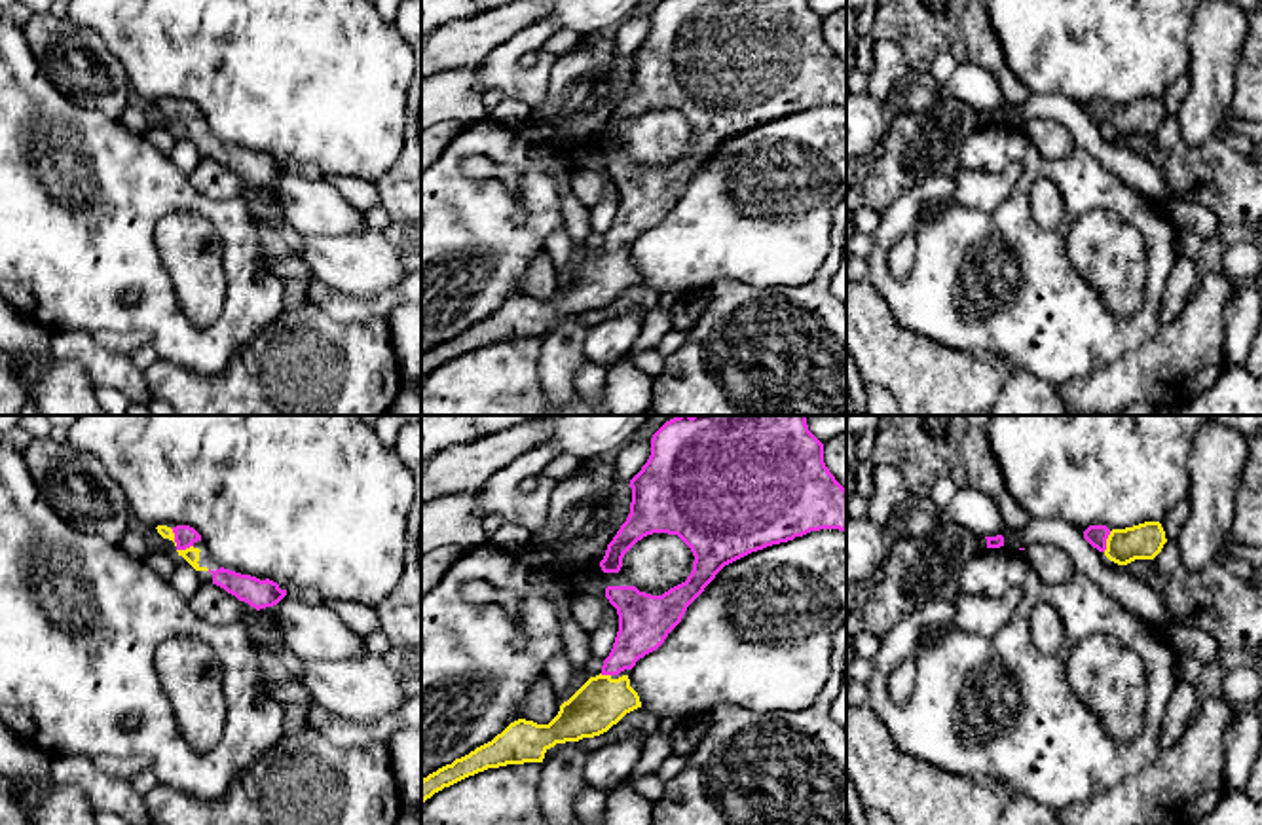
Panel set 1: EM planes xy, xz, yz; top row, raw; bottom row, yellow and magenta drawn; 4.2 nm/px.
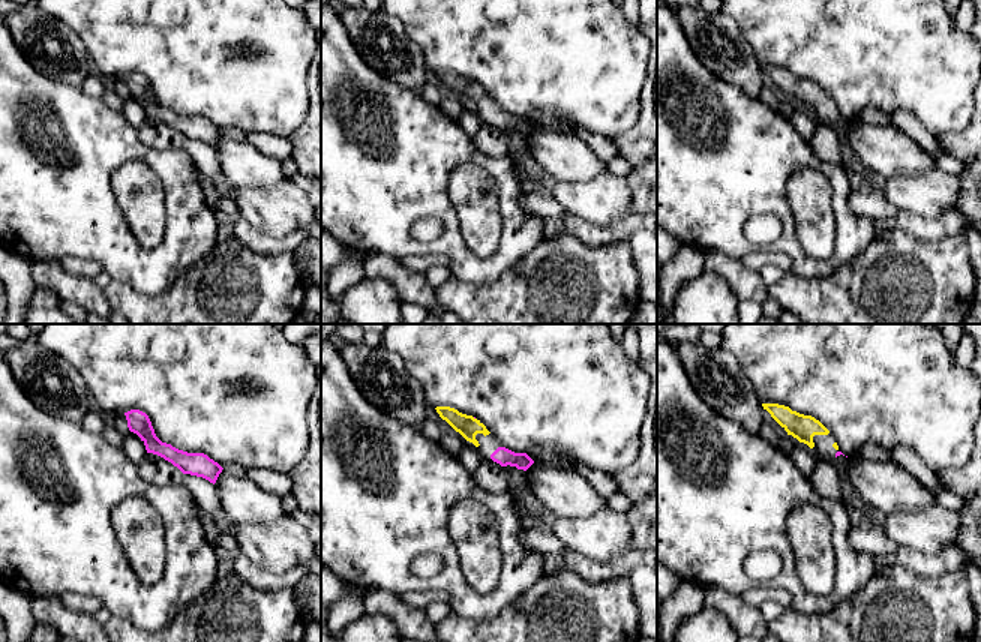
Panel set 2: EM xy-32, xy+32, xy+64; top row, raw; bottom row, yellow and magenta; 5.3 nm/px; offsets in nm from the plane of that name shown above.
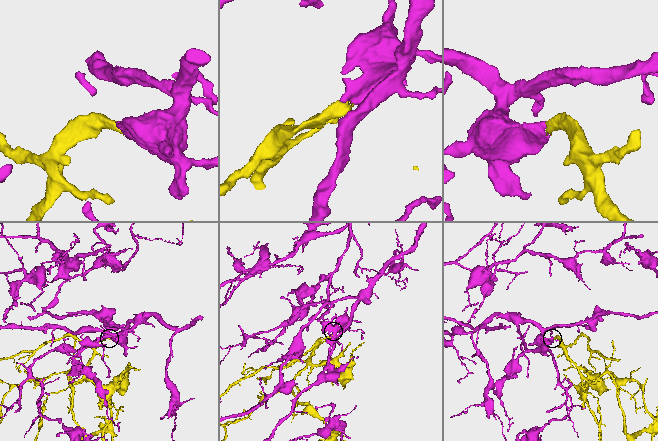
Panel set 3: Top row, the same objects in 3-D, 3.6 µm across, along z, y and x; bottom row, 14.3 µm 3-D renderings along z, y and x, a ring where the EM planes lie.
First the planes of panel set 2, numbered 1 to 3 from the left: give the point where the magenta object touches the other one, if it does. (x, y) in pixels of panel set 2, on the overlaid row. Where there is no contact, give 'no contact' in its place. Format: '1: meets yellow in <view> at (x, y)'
1: no contact
2: no contact
3: no contact

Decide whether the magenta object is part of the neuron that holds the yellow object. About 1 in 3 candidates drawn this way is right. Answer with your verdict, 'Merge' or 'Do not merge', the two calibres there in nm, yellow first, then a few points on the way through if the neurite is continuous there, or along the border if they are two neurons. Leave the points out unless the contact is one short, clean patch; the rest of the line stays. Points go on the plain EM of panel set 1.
Merge. Thickness 160 nm (yellow) against 90 nm

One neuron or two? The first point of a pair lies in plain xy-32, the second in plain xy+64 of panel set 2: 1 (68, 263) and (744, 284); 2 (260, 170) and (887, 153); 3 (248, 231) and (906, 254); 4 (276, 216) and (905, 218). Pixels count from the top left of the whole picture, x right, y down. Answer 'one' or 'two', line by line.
1: two
2: one
3: two
4: two

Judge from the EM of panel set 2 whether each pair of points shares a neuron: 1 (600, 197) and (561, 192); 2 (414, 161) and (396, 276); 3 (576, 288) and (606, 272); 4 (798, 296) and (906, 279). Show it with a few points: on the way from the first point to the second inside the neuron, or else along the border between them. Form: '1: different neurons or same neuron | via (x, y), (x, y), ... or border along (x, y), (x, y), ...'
1: same neuron | via (591, 197), (570, 194)
2: different neurons | border along (366, 255), (387, 254), (399, 260)
3: same neuron | via (584, 288), (590, 288), (599, 279)
4: same neuron | via (825, 296), (879, 296)

